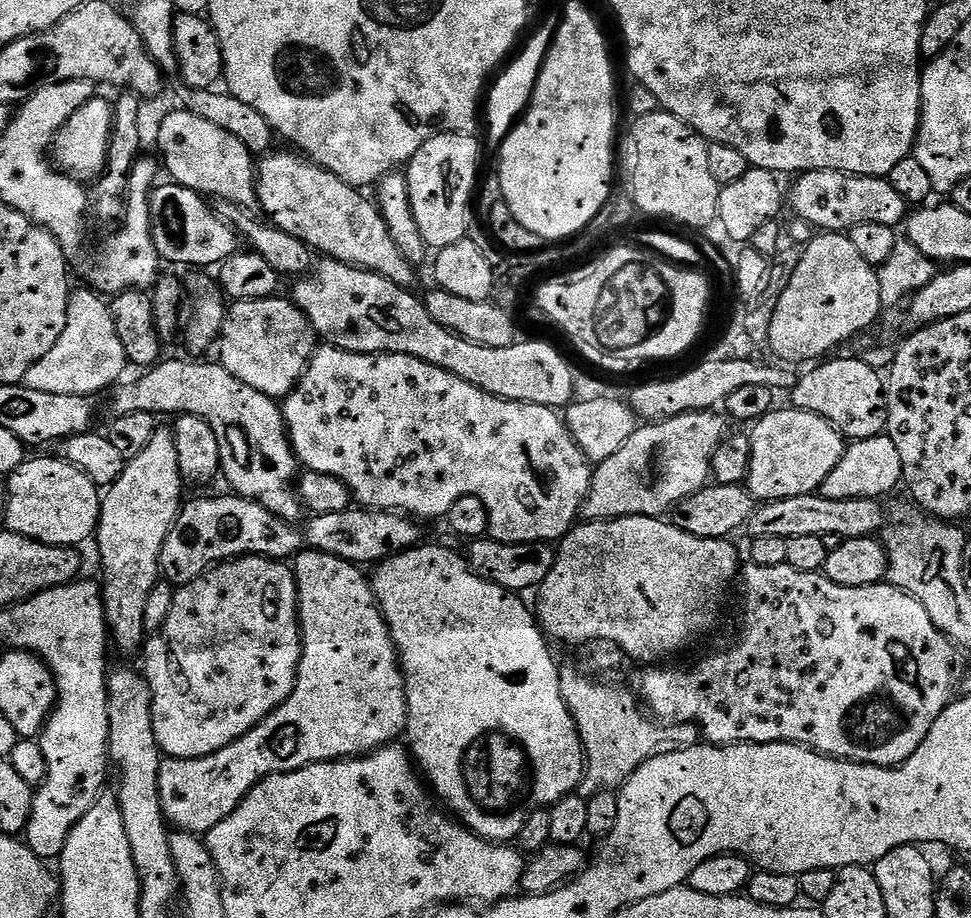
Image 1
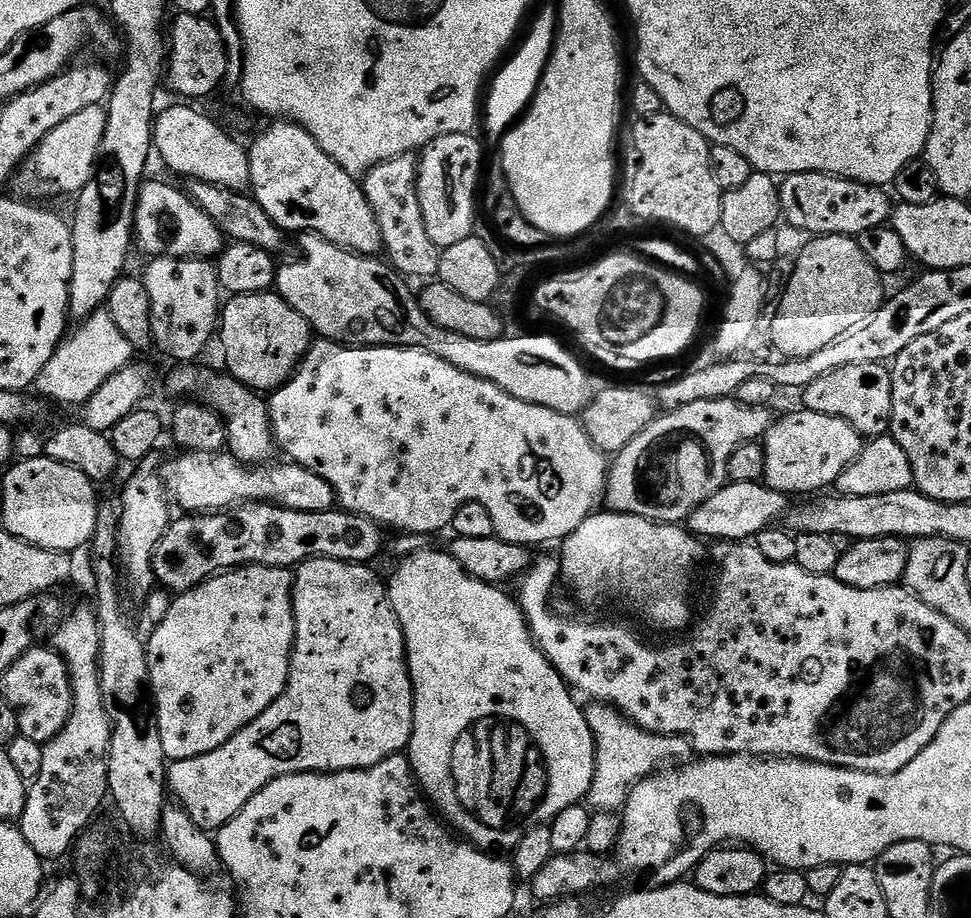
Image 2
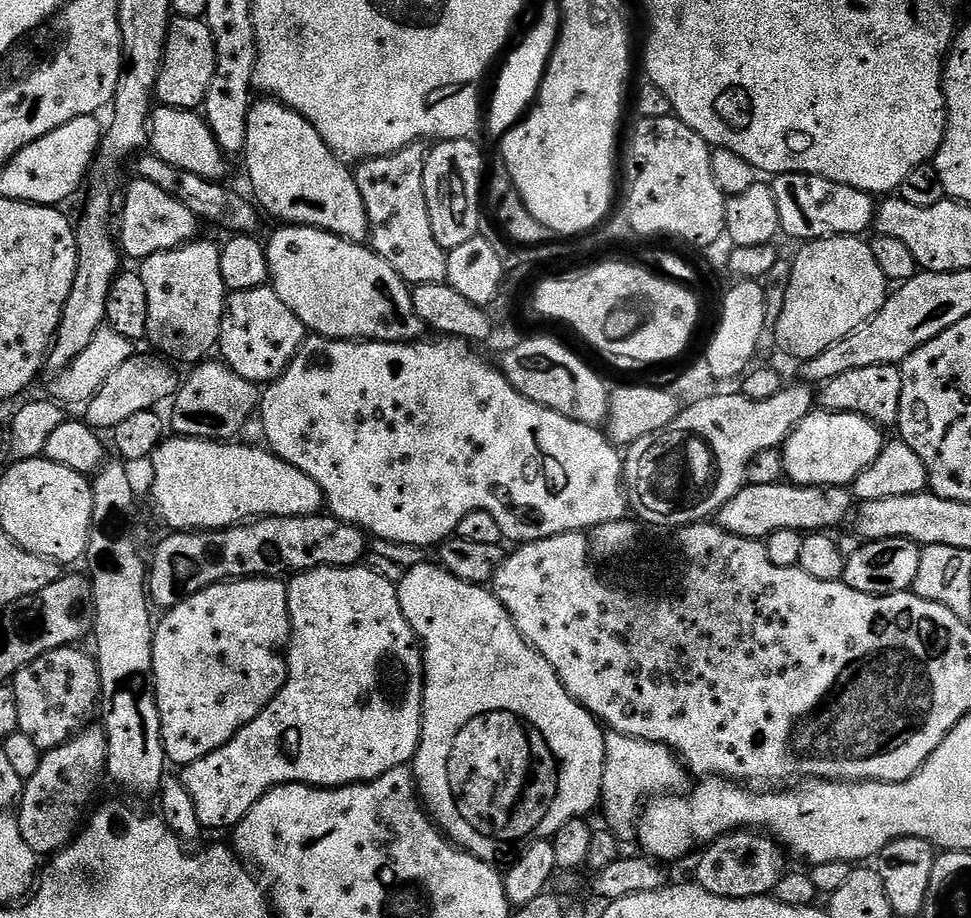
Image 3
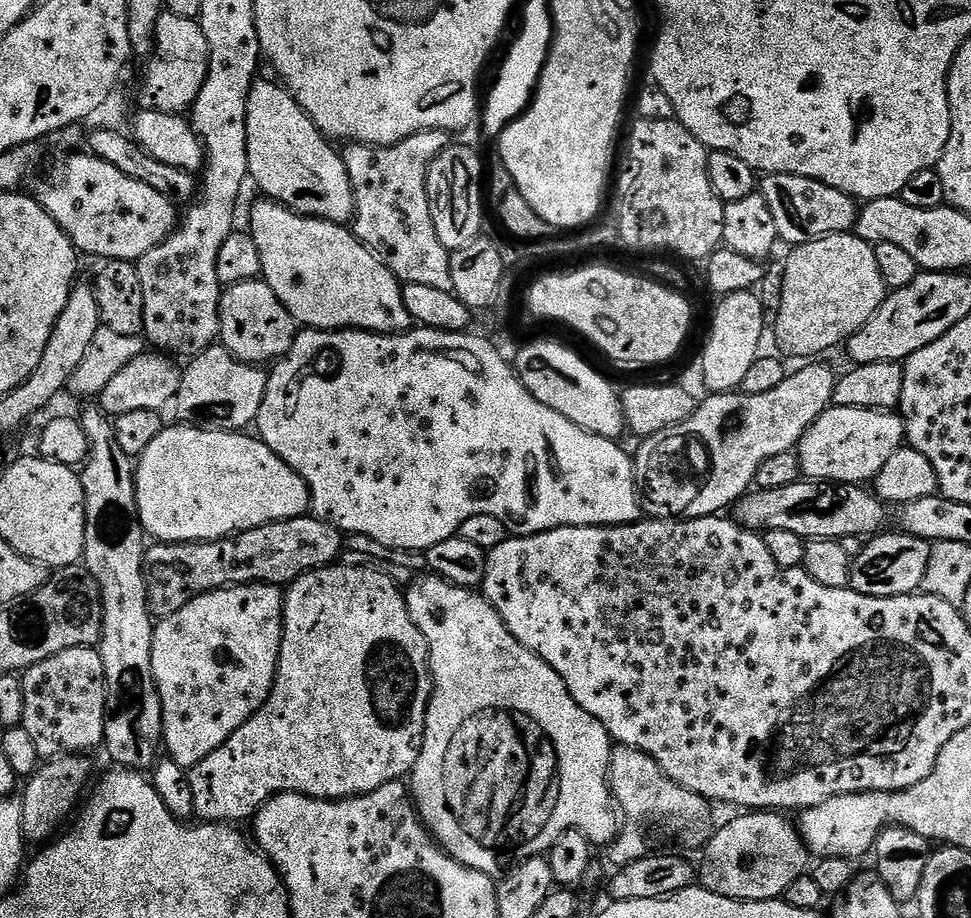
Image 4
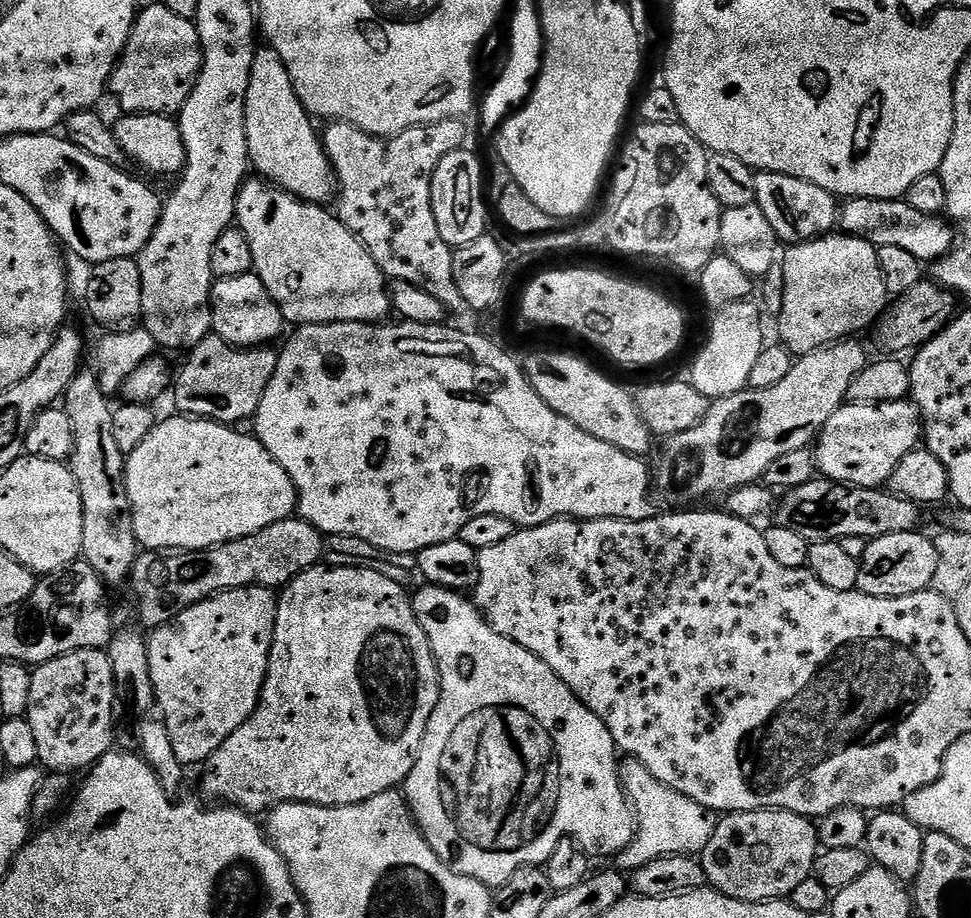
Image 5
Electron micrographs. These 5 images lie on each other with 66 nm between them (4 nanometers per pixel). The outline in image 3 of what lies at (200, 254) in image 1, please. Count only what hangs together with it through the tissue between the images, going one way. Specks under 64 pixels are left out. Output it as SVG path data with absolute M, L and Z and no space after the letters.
M136 178L133 181L124 196L124 209L118 212L118 247L127 259L129 256L135 262L143 262L154 254L174 250L197 239L197 218L178 198L166 194L166 190L158 190L149 180Z

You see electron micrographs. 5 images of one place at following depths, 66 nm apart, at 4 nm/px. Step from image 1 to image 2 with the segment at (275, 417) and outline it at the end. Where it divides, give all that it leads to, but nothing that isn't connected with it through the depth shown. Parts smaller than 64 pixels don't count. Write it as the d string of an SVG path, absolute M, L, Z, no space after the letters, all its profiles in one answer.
M184 362L173 367L176 369L168 380L169 390L174 395L180 396L176 398L199 398L222 417L228 428L226 448L235 460L249 466L260 466L271 461L272 452L274 453L274 437L265 397L223 371L211 372L208 368L195 368L196 366L195 363Z

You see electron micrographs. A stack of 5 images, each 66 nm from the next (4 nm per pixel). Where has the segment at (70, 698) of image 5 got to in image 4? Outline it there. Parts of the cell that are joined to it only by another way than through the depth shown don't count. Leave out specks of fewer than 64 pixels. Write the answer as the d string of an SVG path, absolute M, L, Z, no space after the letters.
M95 647L67 648L42 662L32 664L22 673L24 685L24 722L26 734L30 734L34 747L45 761L61 756L91 753L91 748L100 748L104 743L104 721L110 715L110 693L104 677L104 666Z

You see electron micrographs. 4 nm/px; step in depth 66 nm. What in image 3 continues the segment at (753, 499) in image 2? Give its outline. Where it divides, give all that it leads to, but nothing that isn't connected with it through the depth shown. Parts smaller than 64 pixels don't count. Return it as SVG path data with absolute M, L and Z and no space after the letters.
M781 482L770 486L748 484L720 507L718 523L730 534L747 540L763 541L774 530L794 530L801 534L824 532L836 528L854 512L854 497L847 487L801 488L799 484Z

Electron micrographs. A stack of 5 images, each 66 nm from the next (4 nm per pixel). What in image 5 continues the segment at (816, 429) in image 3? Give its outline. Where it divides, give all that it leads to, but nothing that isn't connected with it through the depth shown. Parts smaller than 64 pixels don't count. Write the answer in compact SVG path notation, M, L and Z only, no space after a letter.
M908 400L886 404L853 404L845 402L834 414L830 414L830 422L820 431L814 444L816 467L819 475L835 484L846 484L854 488L883 489L894 474L894 470L906 458L906 454L917 451L922 440L920 411Z

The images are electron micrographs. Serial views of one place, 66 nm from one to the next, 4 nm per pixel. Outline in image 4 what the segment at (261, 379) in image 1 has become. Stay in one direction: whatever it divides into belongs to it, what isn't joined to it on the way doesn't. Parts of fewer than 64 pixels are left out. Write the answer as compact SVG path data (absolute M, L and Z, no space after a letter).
M263 279L230 284L221 291L218 340L231 356L237 356L242 362L264 366L267 360L279 361L290 350L297 331L296 321Z

